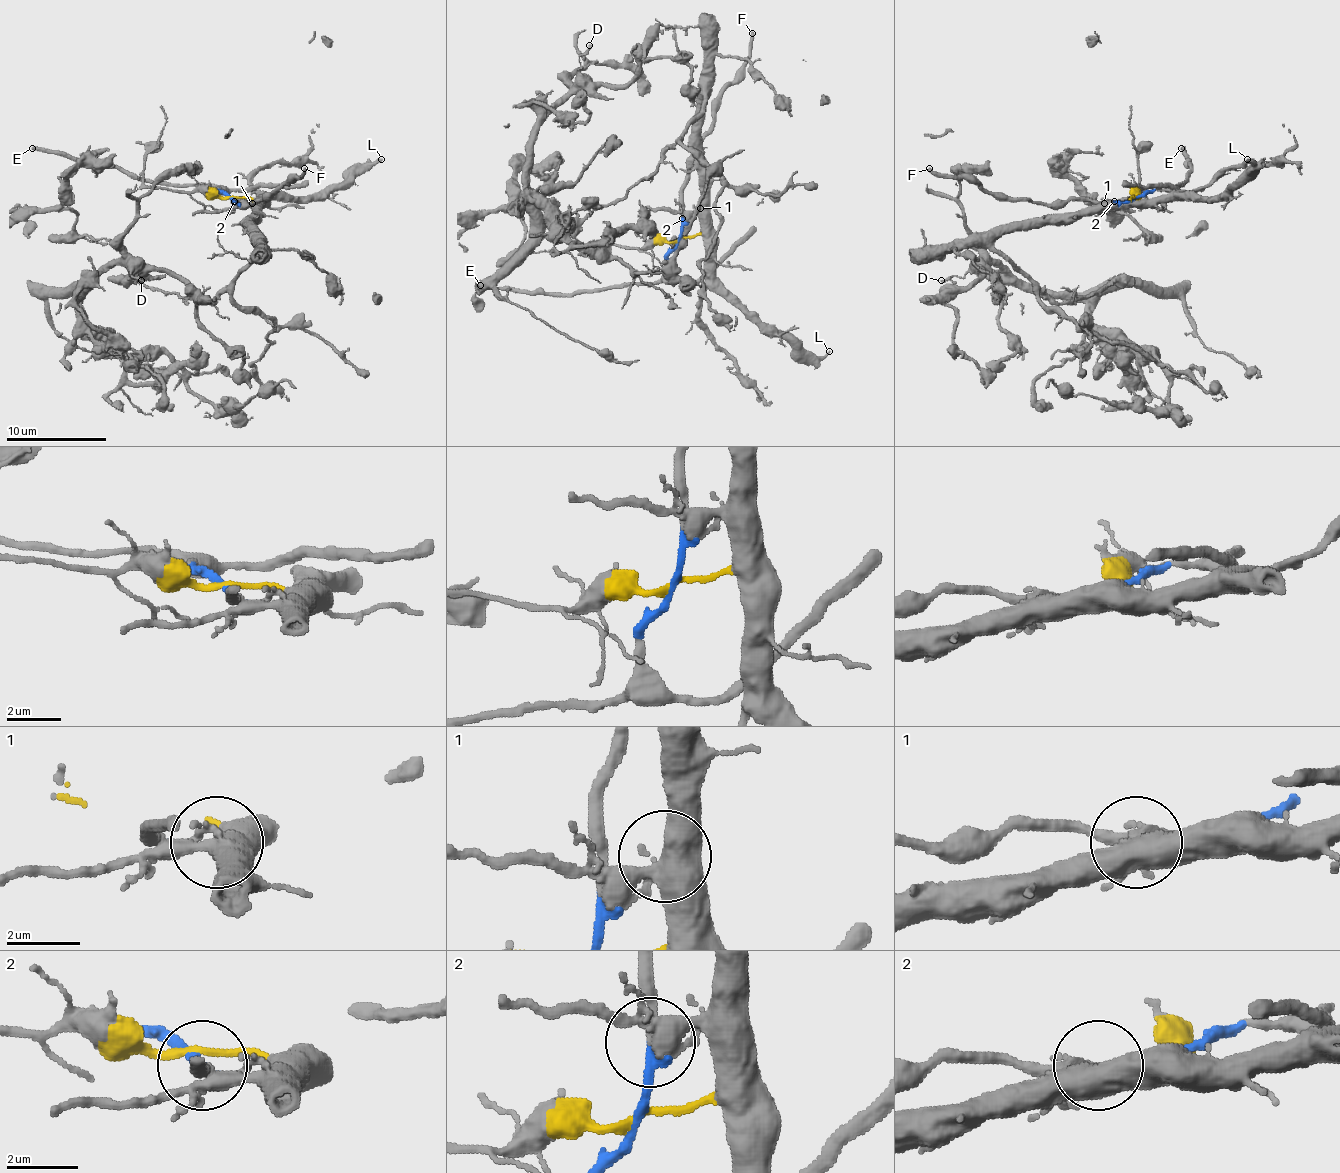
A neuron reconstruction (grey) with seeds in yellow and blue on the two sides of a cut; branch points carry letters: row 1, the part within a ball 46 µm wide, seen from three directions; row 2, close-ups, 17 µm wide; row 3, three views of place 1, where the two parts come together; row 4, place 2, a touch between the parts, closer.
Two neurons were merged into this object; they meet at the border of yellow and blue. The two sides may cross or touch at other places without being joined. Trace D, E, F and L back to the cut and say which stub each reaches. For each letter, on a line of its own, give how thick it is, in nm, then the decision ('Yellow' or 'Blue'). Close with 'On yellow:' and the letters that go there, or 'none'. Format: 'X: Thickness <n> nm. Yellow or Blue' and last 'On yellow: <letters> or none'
D: Thickness 140 nm. Yellow
E: Thickness 280 nm. Blue
F: Thickness 280 nm. Blue
L: Thickness 190 nm. Yellow
On yellow: D, L

